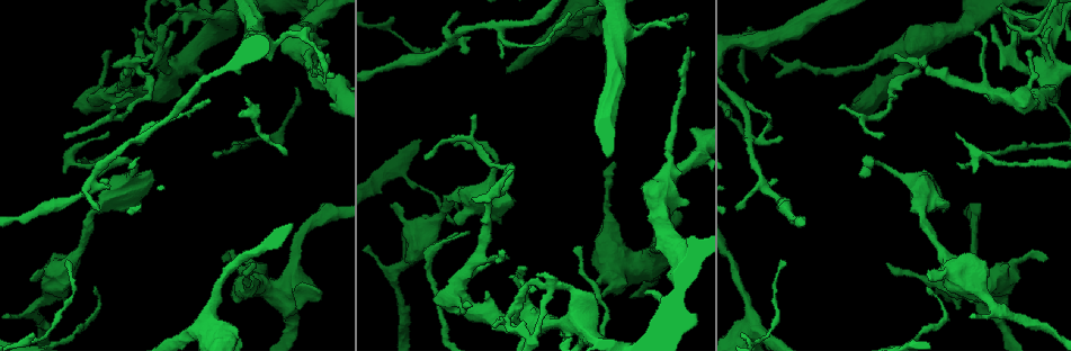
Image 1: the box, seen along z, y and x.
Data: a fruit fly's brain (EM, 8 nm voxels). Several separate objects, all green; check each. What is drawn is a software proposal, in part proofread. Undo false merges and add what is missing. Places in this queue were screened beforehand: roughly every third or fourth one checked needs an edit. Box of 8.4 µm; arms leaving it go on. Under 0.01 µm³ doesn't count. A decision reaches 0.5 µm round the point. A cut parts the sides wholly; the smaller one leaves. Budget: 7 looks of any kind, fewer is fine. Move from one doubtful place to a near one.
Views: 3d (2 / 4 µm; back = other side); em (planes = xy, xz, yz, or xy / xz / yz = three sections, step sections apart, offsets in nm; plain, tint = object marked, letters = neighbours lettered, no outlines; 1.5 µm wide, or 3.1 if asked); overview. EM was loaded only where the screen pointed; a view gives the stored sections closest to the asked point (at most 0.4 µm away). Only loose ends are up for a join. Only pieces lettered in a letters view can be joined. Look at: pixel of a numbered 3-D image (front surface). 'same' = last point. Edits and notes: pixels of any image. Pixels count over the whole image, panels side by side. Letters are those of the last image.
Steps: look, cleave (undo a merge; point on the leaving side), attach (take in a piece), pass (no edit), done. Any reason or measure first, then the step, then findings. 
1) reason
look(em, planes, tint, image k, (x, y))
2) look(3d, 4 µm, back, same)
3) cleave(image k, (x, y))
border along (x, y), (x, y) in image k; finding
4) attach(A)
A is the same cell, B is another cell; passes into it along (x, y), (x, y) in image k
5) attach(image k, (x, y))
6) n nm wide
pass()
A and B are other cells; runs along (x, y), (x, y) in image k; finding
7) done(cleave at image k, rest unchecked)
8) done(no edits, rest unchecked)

free end
look(em, planes, letters, image 1, (776, 178))

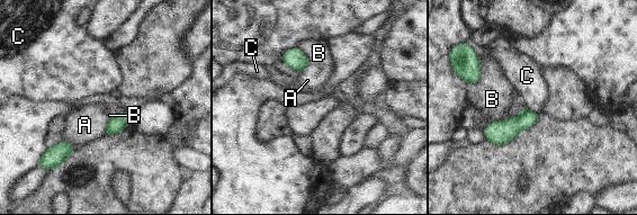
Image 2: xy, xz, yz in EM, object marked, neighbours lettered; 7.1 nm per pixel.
100 nm wide; B touches over 300 nm
pass()
A, B and C are other cells; no lettered piece goes on from it

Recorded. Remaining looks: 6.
an open end
look(3d, 4 µm, image 1, (63, 170))

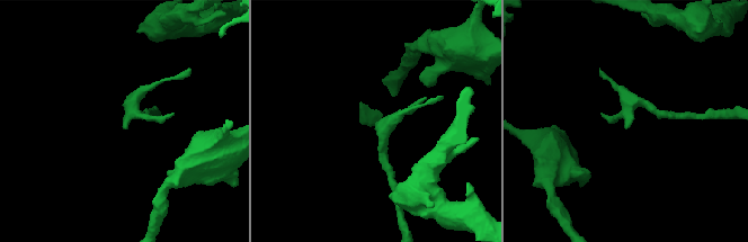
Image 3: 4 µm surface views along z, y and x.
need the tissue
look(em, xz, step 4, letters, image 3, (125, 128))

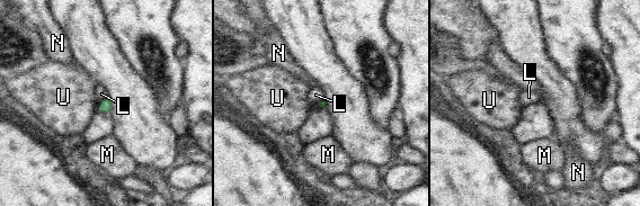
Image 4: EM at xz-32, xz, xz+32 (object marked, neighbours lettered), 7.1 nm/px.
pass()
L, M, N and U are other cells; border along (323, 98), (316, 105) in image 4; none of them fits

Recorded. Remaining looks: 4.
an open end
look(3d, 4 µm, image 1, (511, 171))

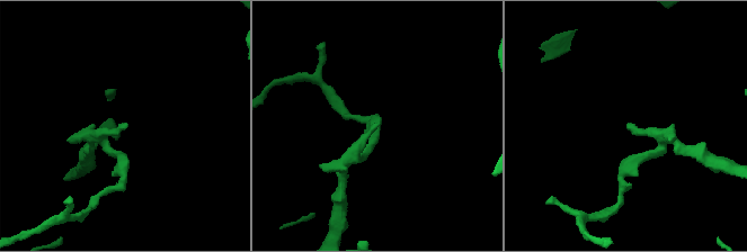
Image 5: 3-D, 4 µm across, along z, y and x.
look(em, planes, letters, image 5, (629, 123))

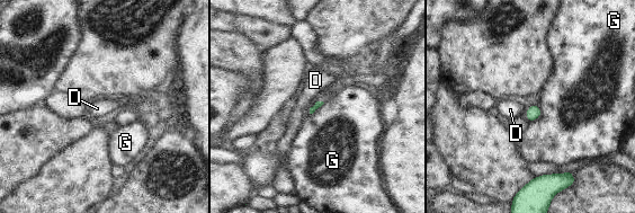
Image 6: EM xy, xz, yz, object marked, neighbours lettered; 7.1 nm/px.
pass()
D and G are other cells; border along (538, 105), (540, 114), (529, 122) in image 6; no lettered piece goes on from it

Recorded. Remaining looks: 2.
done(no edits, rest unchecked)

